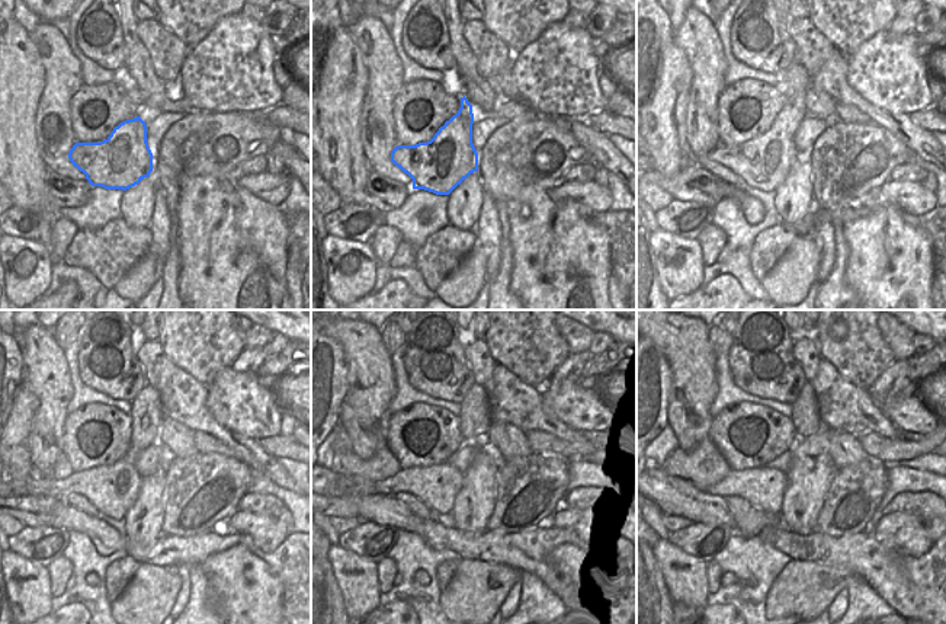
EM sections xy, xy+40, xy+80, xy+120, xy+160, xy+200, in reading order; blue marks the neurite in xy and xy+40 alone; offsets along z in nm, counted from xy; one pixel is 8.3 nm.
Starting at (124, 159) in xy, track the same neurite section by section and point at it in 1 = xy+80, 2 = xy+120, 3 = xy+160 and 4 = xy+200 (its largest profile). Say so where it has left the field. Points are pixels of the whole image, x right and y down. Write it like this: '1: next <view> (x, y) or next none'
1: next xy+80 (763, 163)
2: next xy+120 (112, 489)
3: next xy+160 (436, 486)
4: next xy+200 (763, 488)

